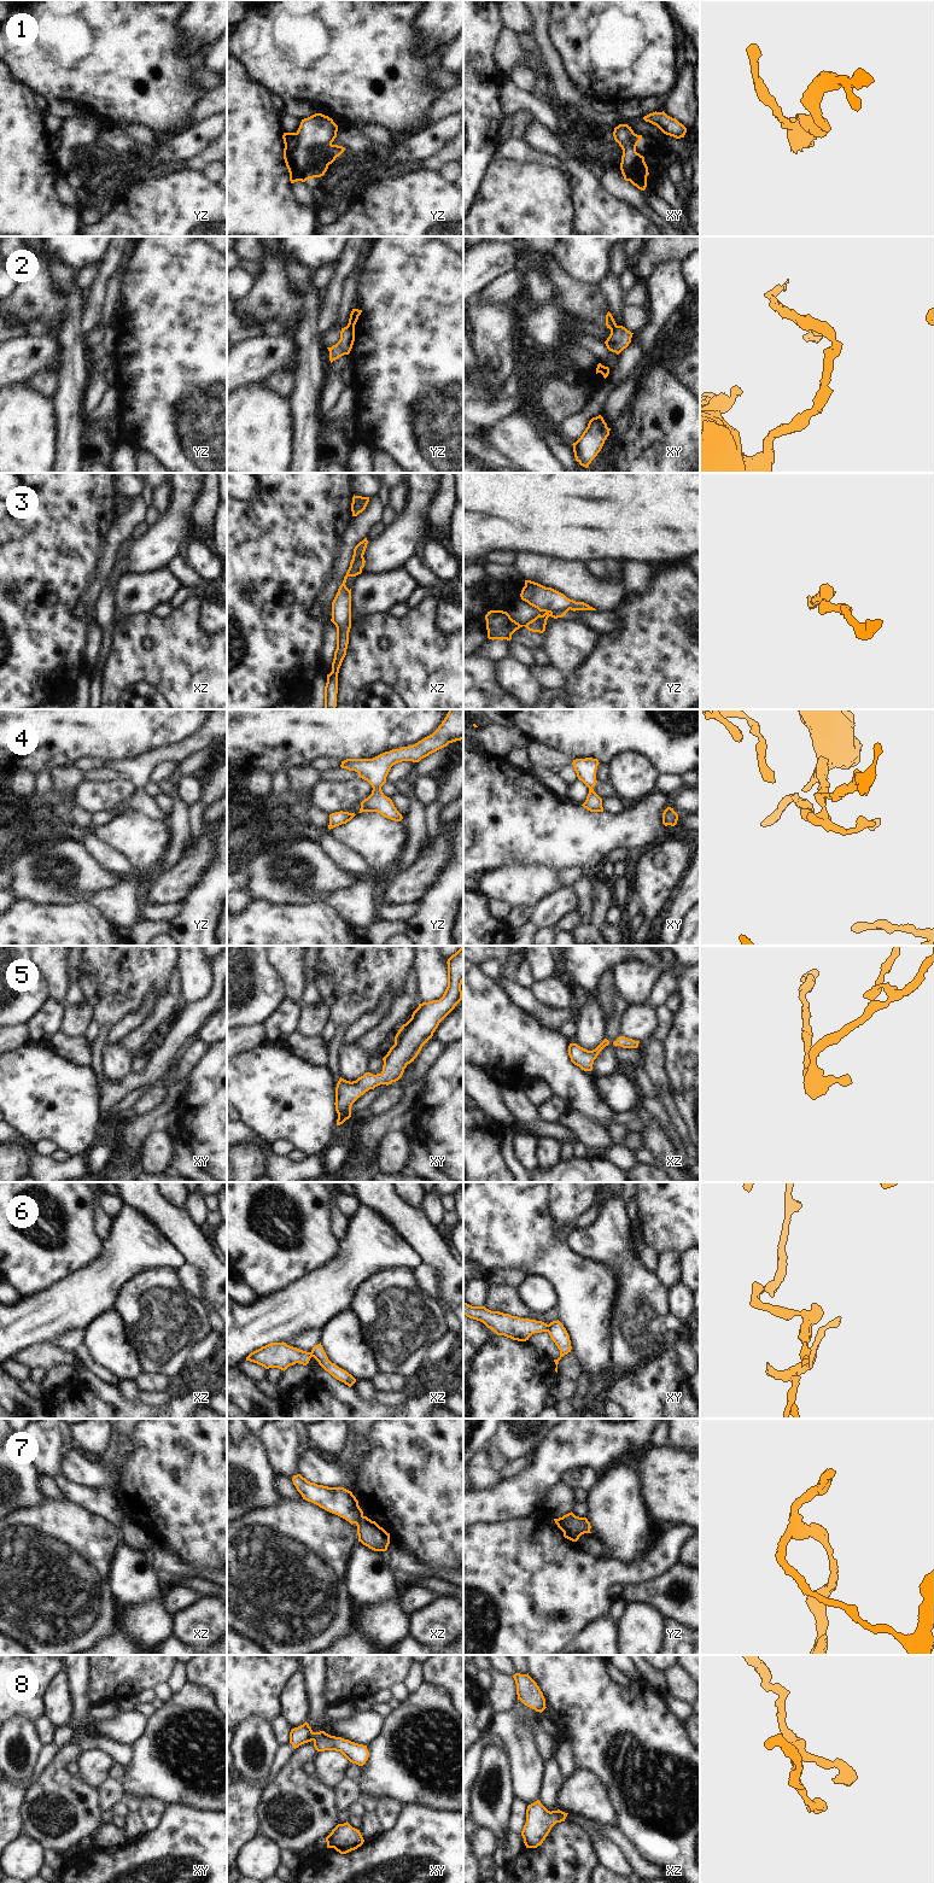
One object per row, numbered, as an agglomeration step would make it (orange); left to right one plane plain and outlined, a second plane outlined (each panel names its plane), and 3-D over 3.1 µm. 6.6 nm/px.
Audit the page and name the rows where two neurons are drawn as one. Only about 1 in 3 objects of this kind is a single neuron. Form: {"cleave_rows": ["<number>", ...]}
{"cleave_rows": ["2", "3", "6", "7"]}

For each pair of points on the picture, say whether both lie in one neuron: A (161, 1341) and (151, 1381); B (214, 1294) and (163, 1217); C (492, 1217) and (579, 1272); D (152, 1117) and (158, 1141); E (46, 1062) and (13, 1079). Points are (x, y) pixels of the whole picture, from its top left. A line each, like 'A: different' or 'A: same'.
A: different
B: same
C: same
D: different
E: same

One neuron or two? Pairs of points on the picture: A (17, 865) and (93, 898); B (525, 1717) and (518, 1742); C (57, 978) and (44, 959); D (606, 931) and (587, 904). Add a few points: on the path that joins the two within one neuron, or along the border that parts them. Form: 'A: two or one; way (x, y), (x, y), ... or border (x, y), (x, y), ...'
A: two; border (115, 884), (92, 892), (86, 901)
B: two; border (509, 1711), (530, 1731), (537, 1750)
C: one; way (54, 974), (48, 964)
D: two; border (591, 882), (593, 911), (589, 922)

